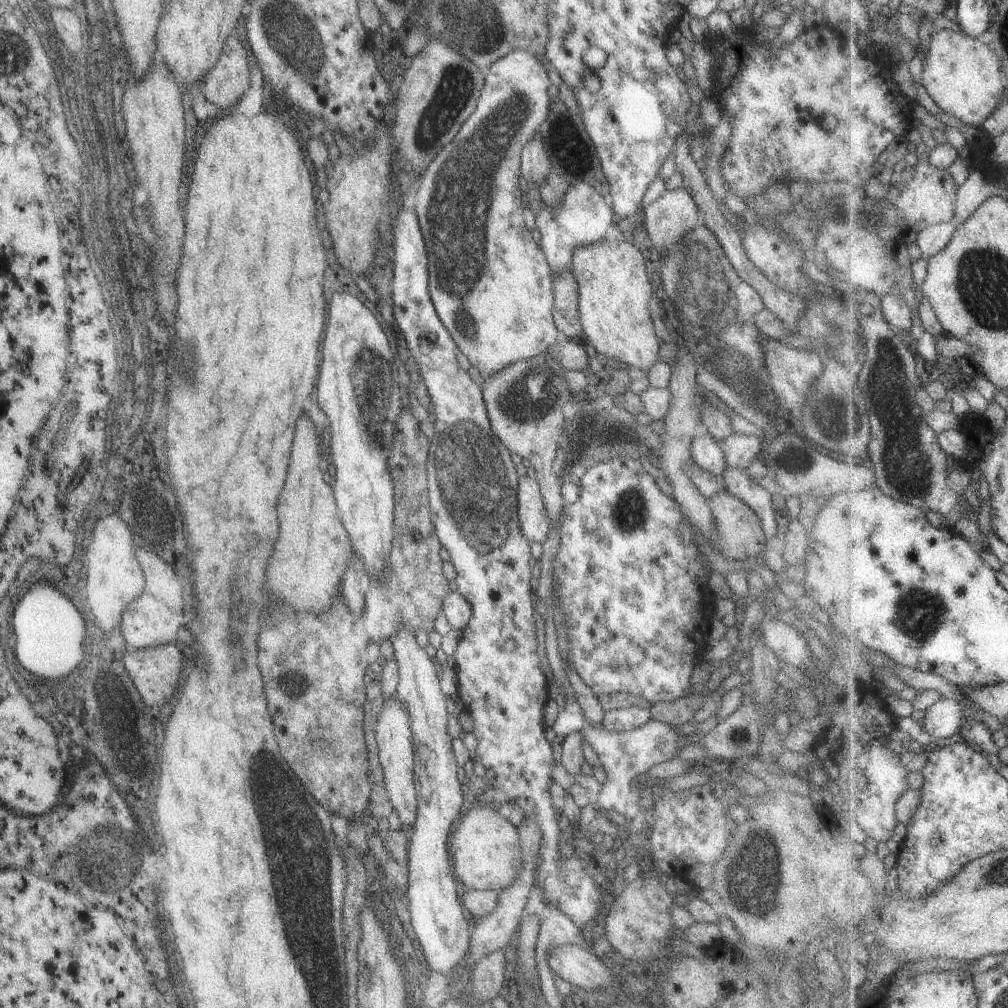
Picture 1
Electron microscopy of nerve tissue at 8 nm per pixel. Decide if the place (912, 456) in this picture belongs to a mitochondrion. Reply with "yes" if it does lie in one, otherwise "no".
yes

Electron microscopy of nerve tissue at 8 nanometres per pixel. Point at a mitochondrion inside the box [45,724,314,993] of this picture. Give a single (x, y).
(112, 834)

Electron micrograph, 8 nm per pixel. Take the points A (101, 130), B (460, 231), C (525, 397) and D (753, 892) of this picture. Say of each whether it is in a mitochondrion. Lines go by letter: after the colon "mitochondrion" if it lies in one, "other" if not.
A: mitochondrion
B: mitochondrion
C: mitochondrion
D: mitochondrion

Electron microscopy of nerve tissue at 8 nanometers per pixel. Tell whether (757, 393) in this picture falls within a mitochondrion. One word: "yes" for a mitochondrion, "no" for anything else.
no

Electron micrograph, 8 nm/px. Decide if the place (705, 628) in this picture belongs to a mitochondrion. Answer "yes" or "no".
no

